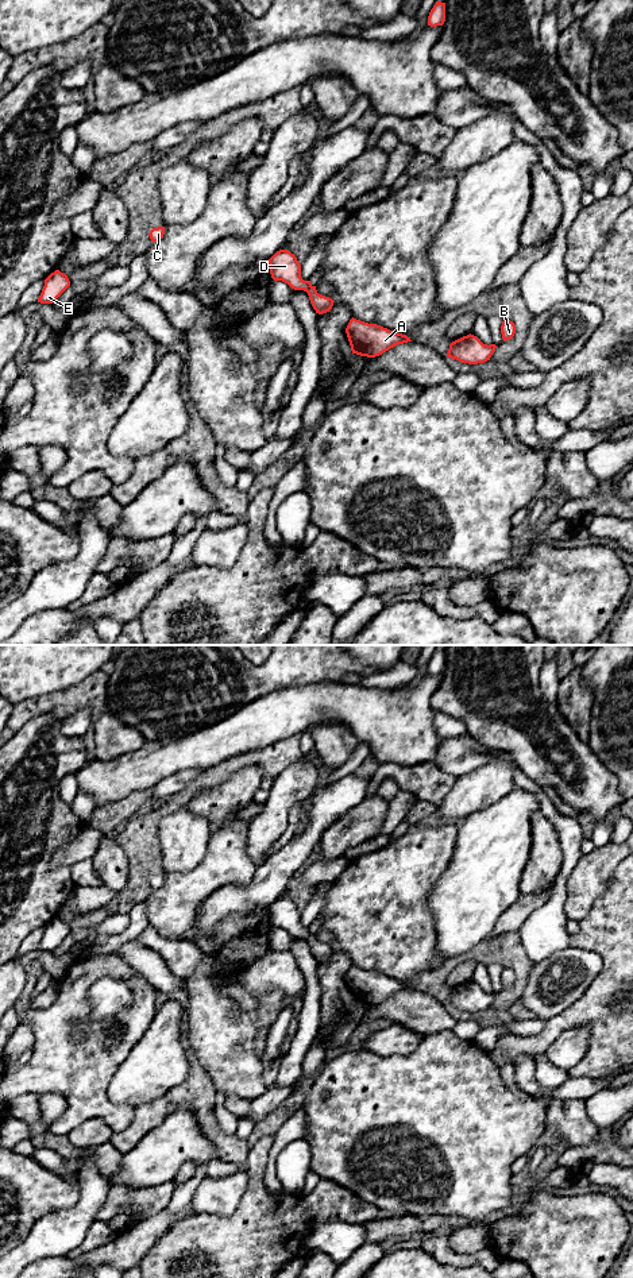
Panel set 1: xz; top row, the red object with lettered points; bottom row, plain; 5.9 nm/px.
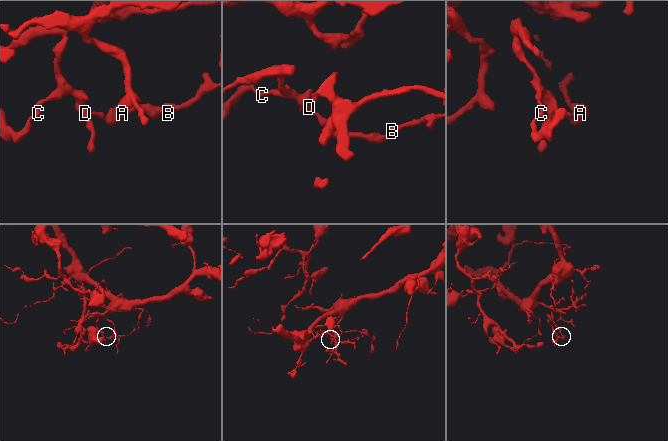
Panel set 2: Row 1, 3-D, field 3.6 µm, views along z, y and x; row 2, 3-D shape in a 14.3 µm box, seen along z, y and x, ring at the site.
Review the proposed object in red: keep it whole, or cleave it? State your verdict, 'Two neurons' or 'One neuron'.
One neuron

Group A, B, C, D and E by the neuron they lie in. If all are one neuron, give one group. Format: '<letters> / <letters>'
A B C D E

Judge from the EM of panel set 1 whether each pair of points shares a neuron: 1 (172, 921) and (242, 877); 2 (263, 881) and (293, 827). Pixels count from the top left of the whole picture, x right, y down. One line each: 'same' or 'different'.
1: same
2: different

